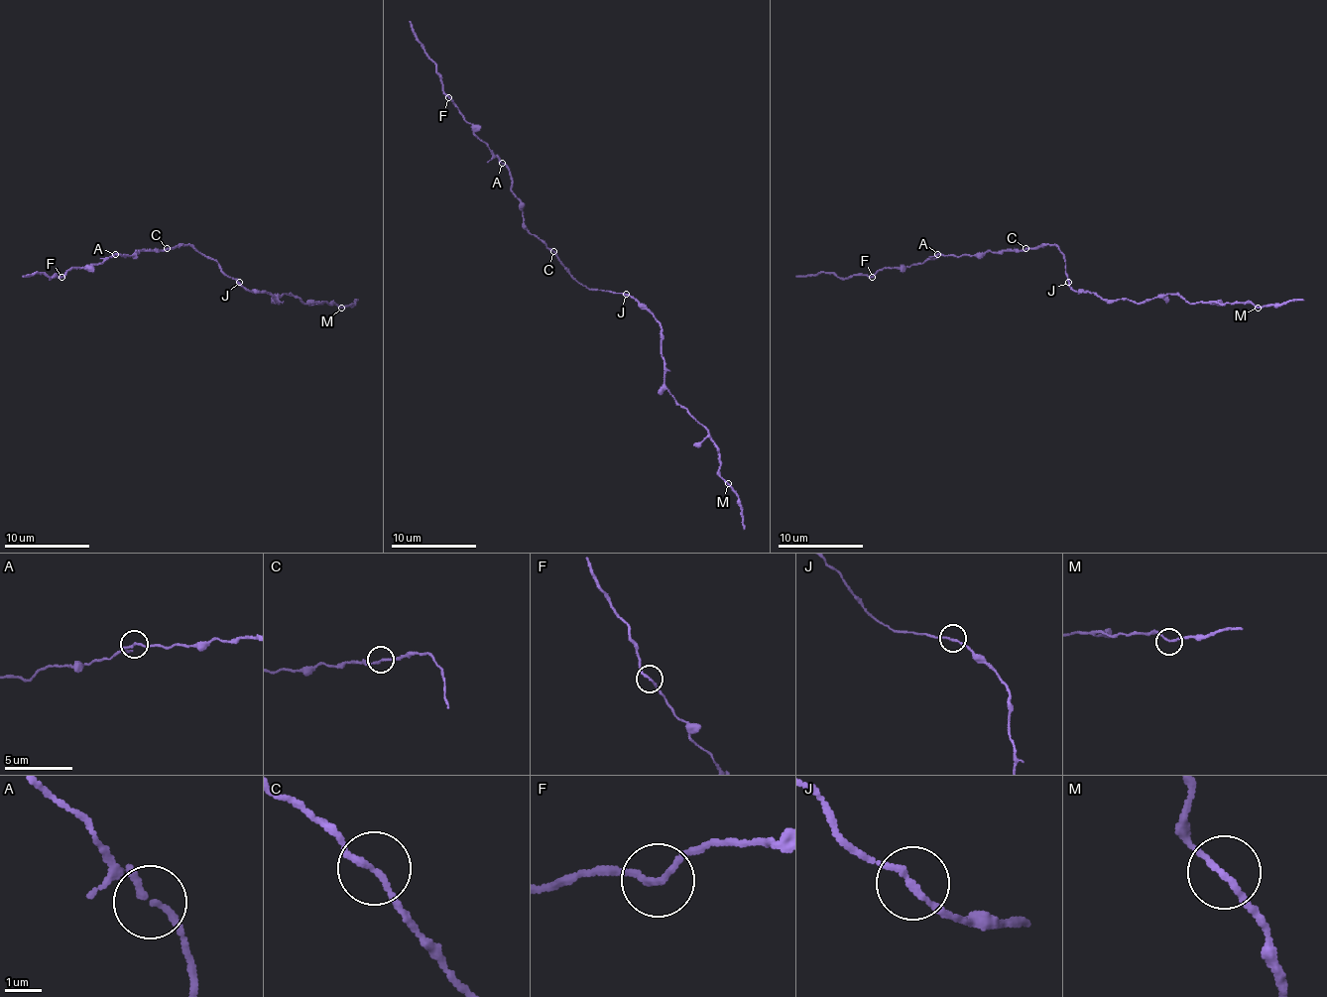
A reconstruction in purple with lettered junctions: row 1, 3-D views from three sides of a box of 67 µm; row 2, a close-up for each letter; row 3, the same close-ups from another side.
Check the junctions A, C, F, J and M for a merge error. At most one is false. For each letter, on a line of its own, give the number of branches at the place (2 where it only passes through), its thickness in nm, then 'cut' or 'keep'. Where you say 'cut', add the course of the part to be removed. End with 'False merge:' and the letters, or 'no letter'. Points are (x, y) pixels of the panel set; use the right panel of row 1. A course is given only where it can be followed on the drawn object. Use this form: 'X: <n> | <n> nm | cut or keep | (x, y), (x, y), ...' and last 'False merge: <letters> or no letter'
A: 2 | 170 nm | keep
C: 2 | 170 nm | keep
F: 2 | 170 nm | keep
J: 2 | 170 nm | keep
M: 2 | 160 nm | keep
False merge: no letter

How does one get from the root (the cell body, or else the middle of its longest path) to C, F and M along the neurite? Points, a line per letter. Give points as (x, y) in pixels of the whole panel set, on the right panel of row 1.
C: (1061, 252), (1055, 246), (1025, 248)
F: (1061, 252), (1055, 246), (1036, 246), (959, 257), (934, 255), (921, 263), (879, 270), (872, 276)
M: (1061, 252), (1068, 285), (1104, 300), (1145, 304), (1181, 295), (1189, 304), (1258, 308)

